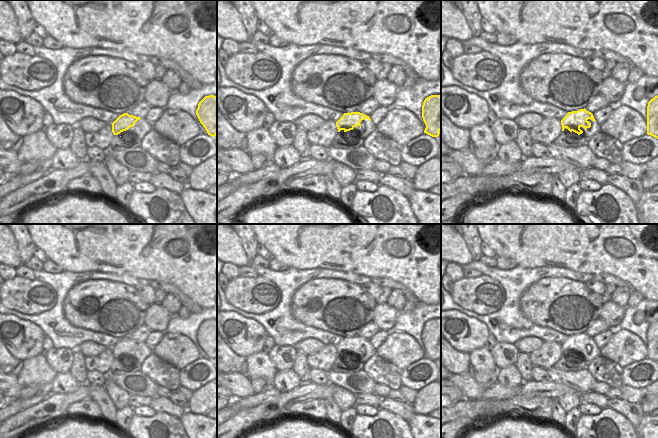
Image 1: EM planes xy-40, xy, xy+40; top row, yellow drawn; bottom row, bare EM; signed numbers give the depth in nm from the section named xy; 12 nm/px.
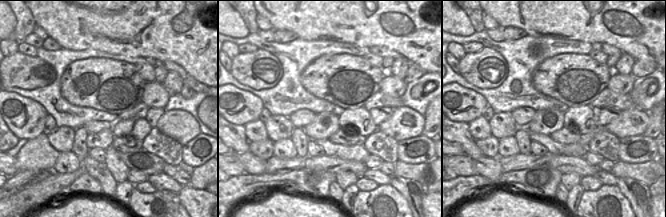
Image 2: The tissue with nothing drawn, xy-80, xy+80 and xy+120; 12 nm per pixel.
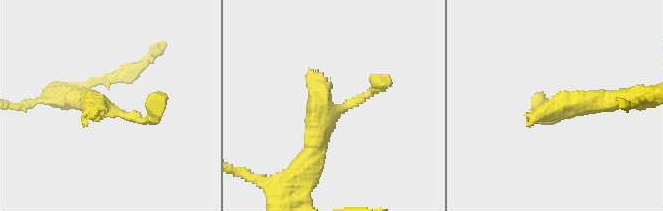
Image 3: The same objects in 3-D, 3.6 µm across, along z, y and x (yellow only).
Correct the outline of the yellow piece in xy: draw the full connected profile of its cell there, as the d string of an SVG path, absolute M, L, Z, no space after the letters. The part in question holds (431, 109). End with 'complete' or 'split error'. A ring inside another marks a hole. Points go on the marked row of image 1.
M441 95L425 98L422 105L422 118L426 125L424 133L437 138L441 131Z; complete

